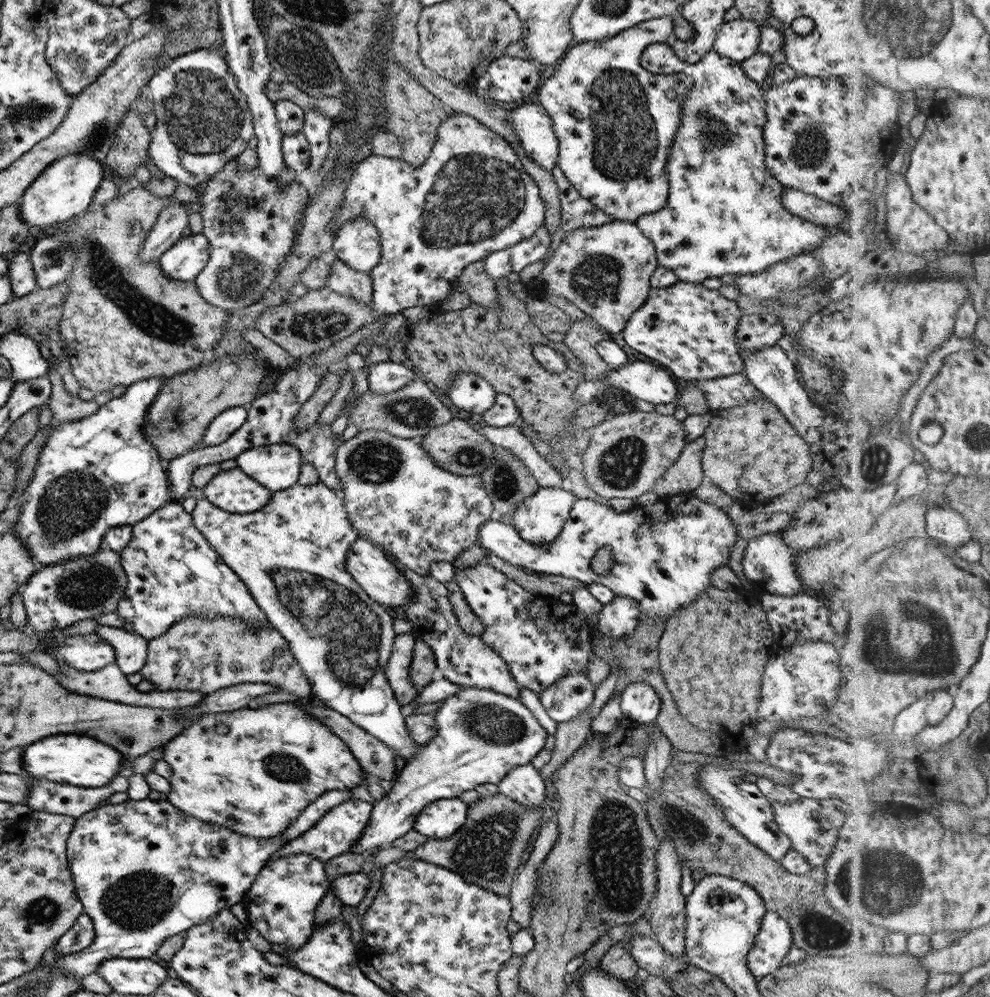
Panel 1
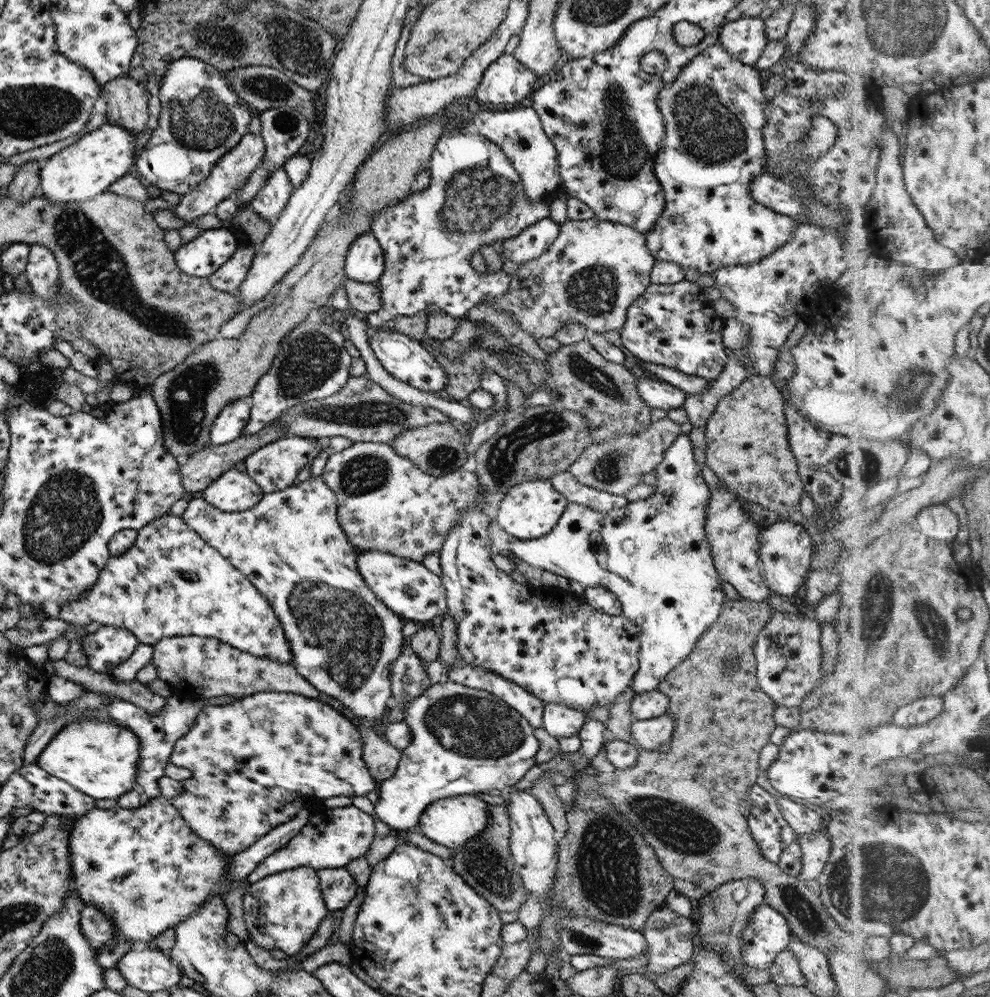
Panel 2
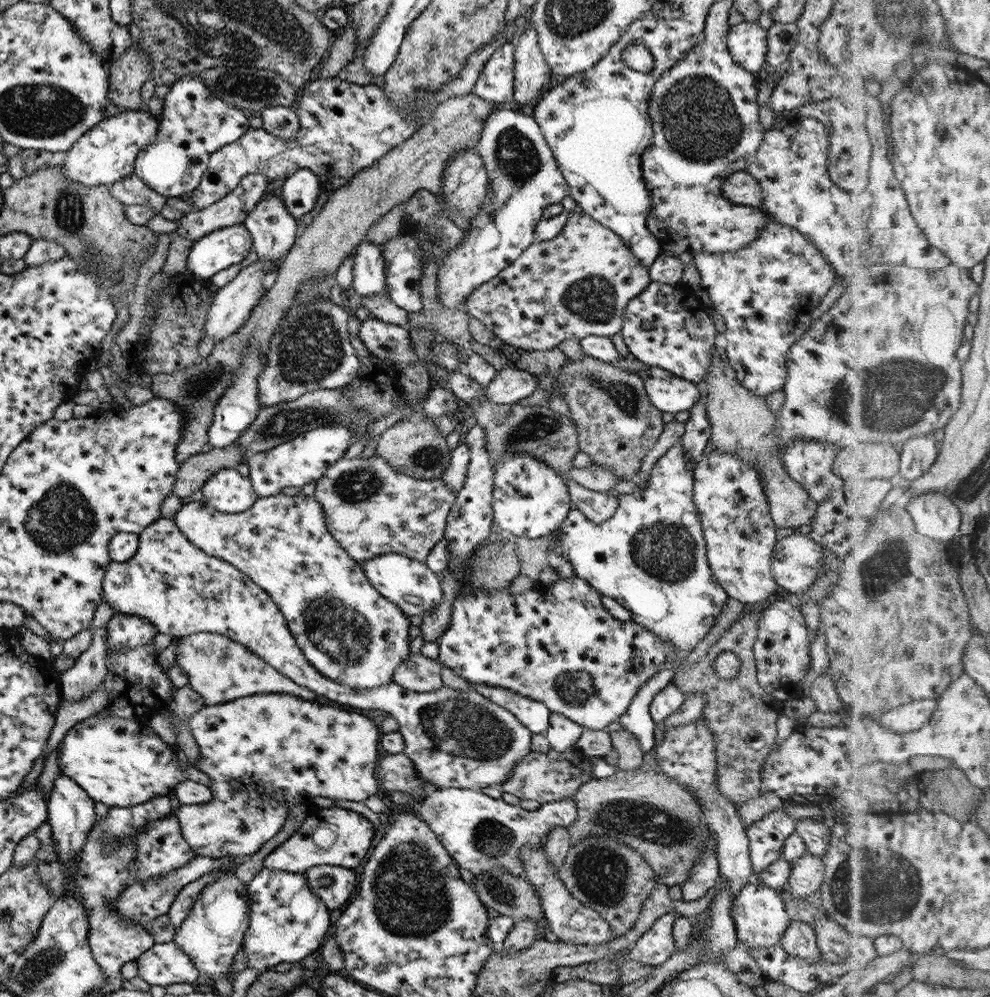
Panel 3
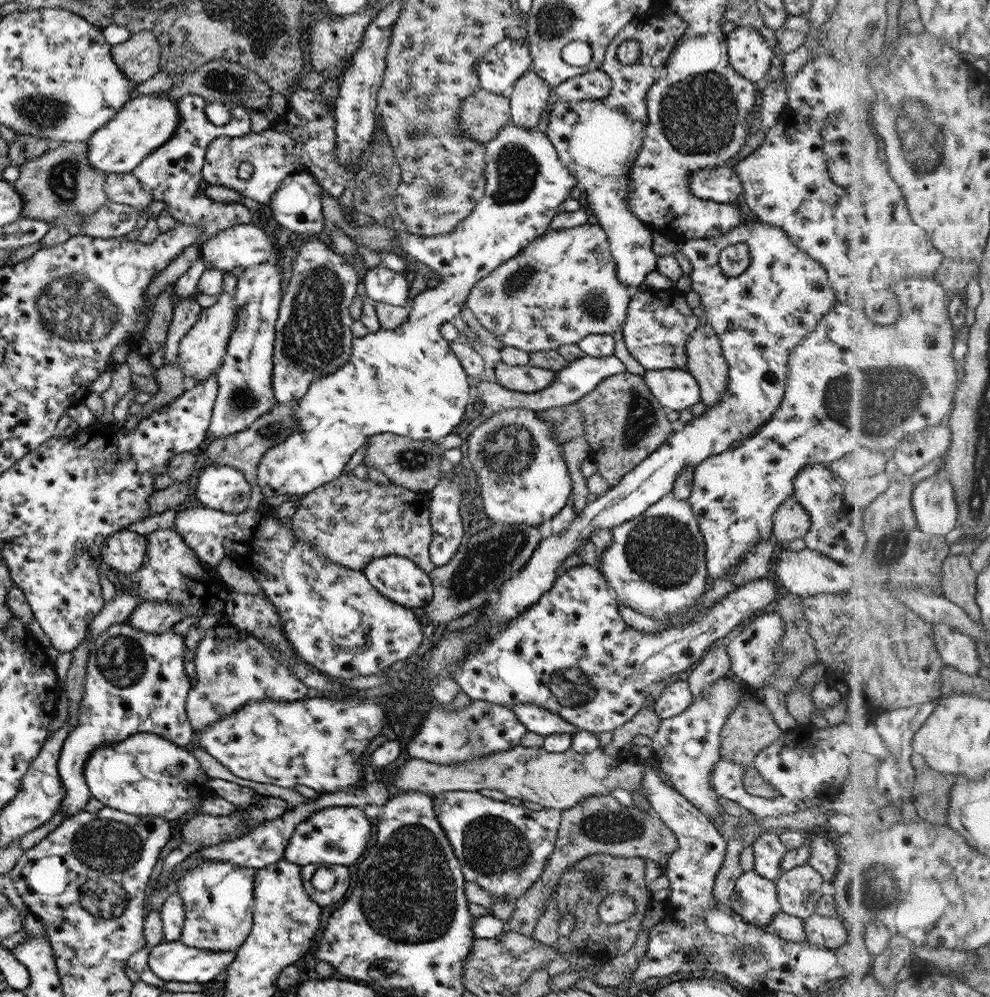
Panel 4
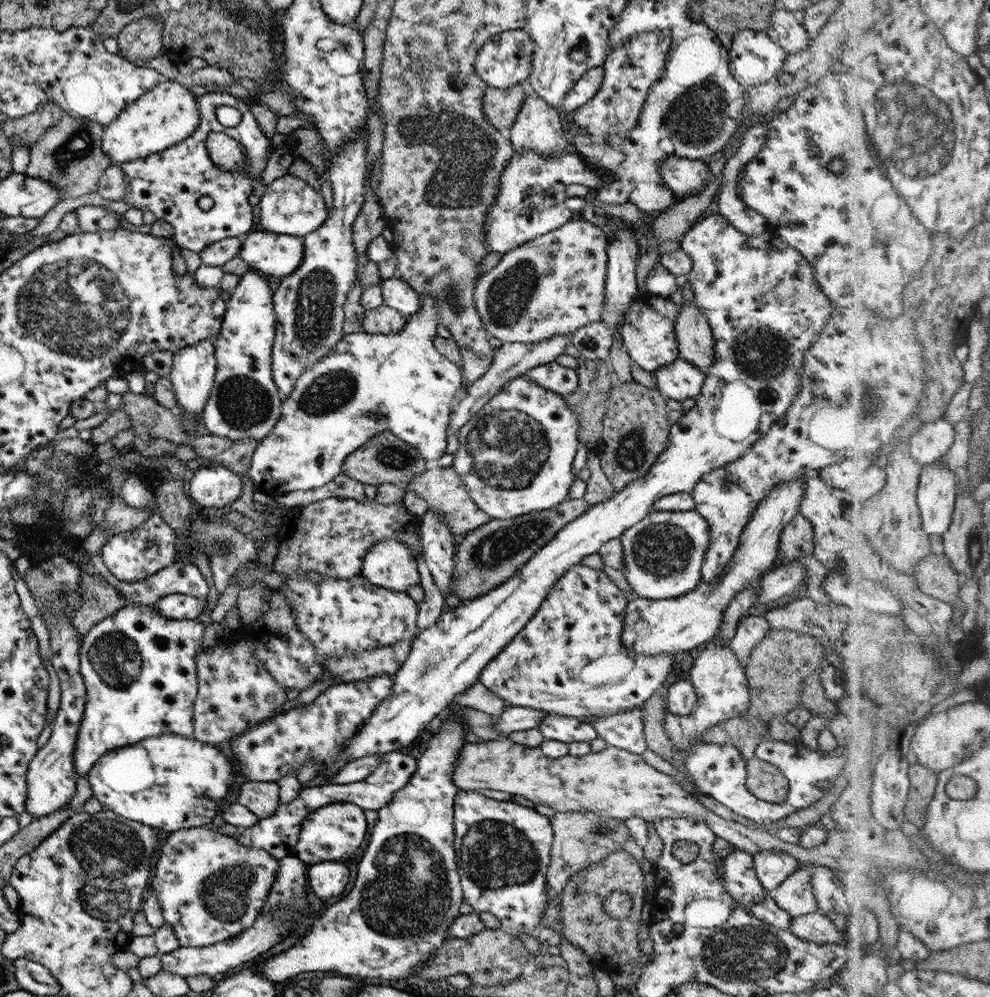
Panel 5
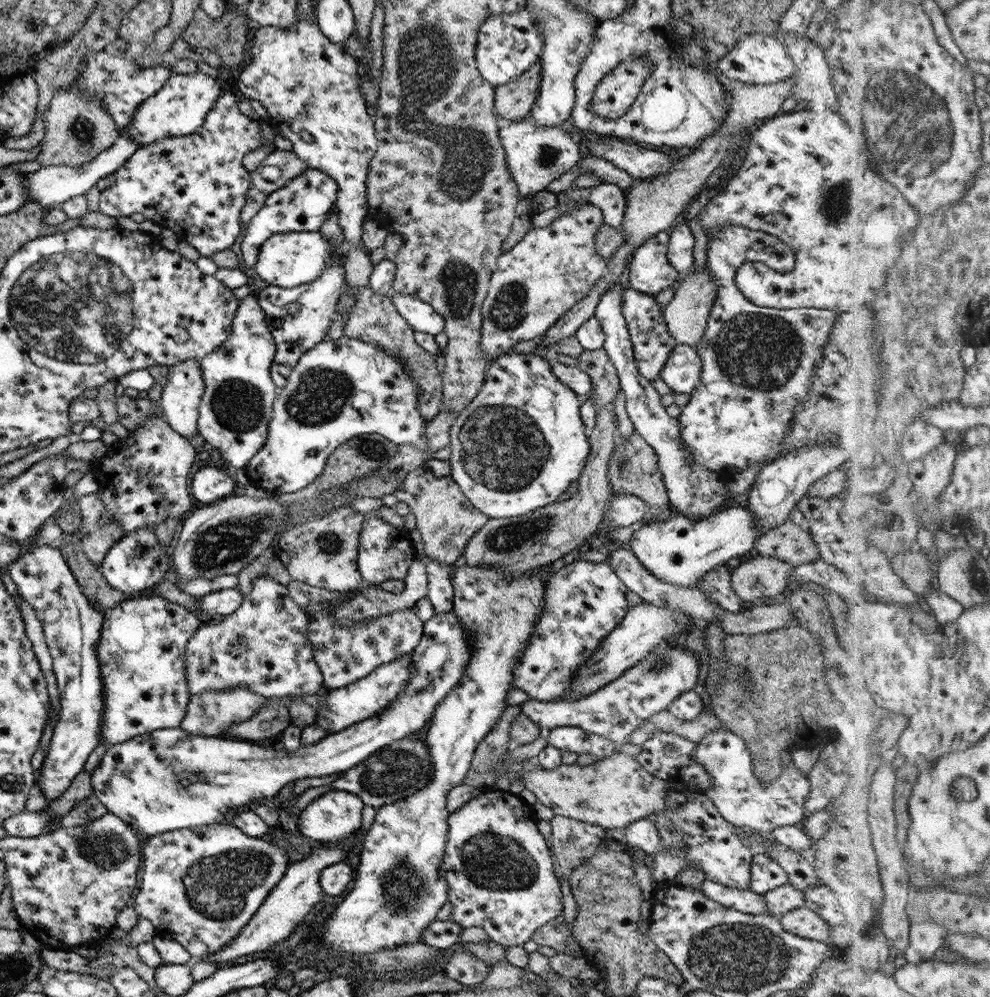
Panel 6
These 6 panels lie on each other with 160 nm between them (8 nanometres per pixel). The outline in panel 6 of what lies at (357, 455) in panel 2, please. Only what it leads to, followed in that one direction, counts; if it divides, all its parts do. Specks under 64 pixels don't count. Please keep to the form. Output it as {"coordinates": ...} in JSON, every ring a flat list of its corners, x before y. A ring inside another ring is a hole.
{"coordinates":[[351,507,337,508,329,514,297,523,280,535,272,544,272,552,287,570,292,580,346,593,363,584,356,565,357,545,365,514,359,514]]}

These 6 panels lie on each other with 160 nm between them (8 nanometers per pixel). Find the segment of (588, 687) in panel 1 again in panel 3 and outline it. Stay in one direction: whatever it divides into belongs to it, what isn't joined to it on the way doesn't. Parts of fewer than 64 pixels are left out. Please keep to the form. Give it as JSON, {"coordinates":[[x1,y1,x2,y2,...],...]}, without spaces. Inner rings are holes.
{"coordinates":[[550,712,548,727,544,730,544,735,551,749,557,752,572,750,581,733,582,726,566,716]]}

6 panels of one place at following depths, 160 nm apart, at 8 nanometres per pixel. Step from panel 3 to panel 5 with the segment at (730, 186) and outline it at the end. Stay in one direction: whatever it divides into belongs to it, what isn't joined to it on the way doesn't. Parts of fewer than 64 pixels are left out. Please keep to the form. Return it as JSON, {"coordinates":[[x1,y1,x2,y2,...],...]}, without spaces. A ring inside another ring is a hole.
{"coordinates":[[668,156,656,166,661,180,682,197,703,188,709,181,707,162,691,160,679,156]]}

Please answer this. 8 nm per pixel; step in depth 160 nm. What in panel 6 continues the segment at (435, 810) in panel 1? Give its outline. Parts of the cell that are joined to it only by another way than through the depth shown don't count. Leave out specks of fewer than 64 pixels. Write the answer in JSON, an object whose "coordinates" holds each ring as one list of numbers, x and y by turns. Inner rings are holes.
{"coordinates":[[486,786,485,790,479,792,479,795,471,796,471,799,465,802,459,809,448,813,446,820,448,829,446,842,443,846,443,855,441,856,441,865,439,866,439,876,441,876,443,882,445,882,445,888,447,888,447,901,453,906,449,922,459,924,459,928,462,929,470,927,481,928,493,942,500,944,502,947,510,947,522,946,530,939,531,933,539,926,547,924,549,920,553,920,555,916,559,916,562,913,563,903,561,903,560,883,554,874,551,858,549,857,549,852,547,852,547,844,545,844,543,836,537,829,537,821,538,818,532,807,523,803,516,793,511,793,509,790,501,791,499,788,492,786]]}

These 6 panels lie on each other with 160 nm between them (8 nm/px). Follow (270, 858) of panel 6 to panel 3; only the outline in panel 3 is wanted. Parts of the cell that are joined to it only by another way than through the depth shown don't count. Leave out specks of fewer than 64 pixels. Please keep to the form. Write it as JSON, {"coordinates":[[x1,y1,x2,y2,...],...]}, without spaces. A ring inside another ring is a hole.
{"coordinates":[[233,873,223,875,199,890,199,897,180,928,174,933,172,941,203,976,215,981,226,974,233,964,233,956,237,954,248,928,247,914,246,886,241,884]]}

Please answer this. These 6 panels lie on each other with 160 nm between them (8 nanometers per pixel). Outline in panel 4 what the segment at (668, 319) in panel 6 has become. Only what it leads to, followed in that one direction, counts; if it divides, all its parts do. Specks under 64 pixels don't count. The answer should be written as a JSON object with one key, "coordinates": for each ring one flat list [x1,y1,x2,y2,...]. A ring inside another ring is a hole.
{"coordinates":[[699,325,688,336,684,351,685,370,697,382,700,402,713,407,723,399,727,385,727,364,715,331,709,325]]}

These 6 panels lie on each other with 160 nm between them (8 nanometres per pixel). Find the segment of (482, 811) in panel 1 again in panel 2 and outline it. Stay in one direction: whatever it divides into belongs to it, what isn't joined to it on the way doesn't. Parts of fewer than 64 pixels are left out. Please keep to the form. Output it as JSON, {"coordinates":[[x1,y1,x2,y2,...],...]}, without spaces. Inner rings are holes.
{"coordinates":[[505,805,488,806,488,822,484,831,471,839,463,848,453,850,449,866,479,896,485,898,498,912,519,912,519,905,524,901,525,890,521,878,517,876,512,854,509,854,510,826,508,809]]}

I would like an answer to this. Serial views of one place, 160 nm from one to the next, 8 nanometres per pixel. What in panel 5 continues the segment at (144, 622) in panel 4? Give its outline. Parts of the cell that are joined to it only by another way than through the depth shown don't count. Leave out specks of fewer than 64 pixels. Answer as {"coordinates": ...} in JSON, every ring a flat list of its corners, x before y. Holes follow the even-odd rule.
{"coordinates":[[168,594,162,596,154,604,154,608,169,621,190,621,201,614,201,610,205,608,205,600,197,600,194,596,187,596,186,594]]}

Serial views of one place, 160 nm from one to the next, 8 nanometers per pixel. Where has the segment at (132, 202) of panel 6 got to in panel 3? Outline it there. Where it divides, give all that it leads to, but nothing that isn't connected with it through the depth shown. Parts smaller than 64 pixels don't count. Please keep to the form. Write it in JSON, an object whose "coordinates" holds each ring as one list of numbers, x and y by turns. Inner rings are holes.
{"coordinates":[[185,75,168,85,153,140,135,157,132,173,164,197,179,197,198,186,213,151,235,142,250,126,242,109,214,97,199,75]]}

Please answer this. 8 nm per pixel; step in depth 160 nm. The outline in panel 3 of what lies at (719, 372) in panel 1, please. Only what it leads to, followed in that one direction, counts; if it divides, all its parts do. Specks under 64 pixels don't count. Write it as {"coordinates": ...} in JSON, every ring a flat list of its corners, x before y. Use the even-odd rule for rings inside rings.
{"coordinates":[[650,281,643,291,627,302,619,334,634,359,661,373,699,384,699,381,707,375,709,362,712,361,712,347,717,346,714,341,716,331,713,323,707,317,707,312,708,307,701,303,695,295,694,289,690,289,682,282,670,285]]}

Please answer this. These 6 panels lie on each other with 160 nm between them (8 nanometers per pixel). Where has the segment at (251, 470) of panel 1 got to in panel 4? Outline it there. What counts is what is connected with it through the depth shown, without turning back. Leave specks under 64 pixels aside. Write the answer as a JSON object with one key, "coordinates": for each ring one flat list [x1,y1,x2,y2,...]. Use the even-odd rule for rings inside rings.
{"coordinates":[[507,122,495,138,482,143,482,149,485,169,483,196,453,231,422,237,404,230,396,232,394,236,405,254,414,256,429,266,430,270,440,274,440,281,436,280,434,287,416,294,403,324,391,330,380,328,365,336,353,338,347,363,335,369,335,372,311,382,305,395,293,408,296,425,291,435,283,443,267,449,260,457,256,468,256,484,263,497,279,494,302,496,335,480,344,472,350,456,375,434,389,432,412,440,429,440,431,444,438,444,443,436,463,425,465,406,469,402,467,375,448,342,439,334,439,326,443,322,457,319,459,311,466,304,468,292,479,279,513,258,534,238,548,230,550,220,559,213,557,206,569,198,569,192,577,185,568,168,561,164,550,140,537,129,524,129]]}

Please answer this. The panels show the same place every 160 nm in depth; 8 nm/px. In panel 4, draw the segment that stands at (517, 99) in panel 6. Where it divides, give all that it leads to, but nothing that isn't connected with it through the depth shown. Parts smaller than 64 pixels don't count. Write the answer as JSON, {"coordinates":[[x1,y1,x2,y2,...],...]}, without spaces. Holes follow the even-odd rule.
{"coordinates":[[481,88,466,96,458,106,456,112,458,128,464,136,475,142,486,143,488,139,495,138,499,129,507,122,510,122,510,104,507,98,501,94,493,94]]}

